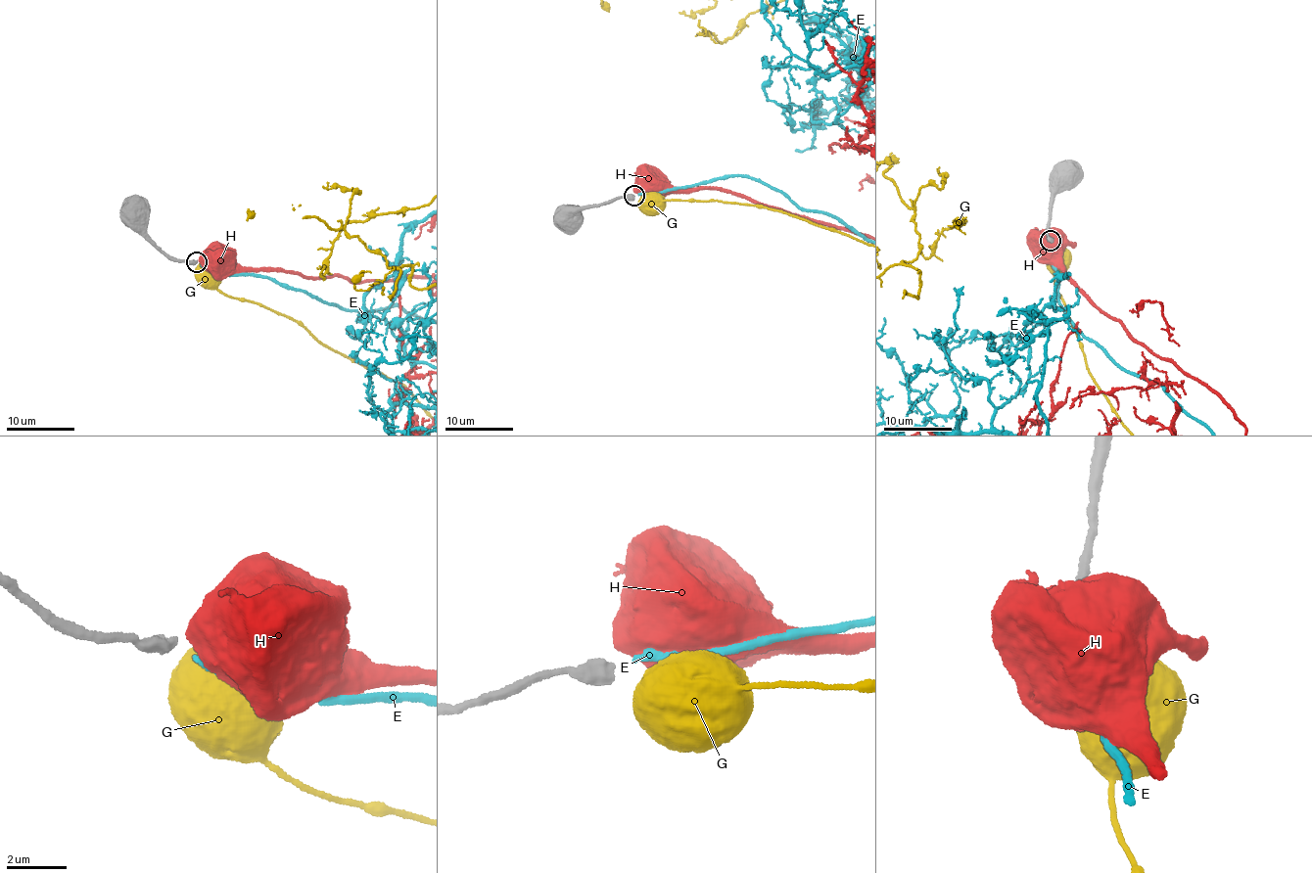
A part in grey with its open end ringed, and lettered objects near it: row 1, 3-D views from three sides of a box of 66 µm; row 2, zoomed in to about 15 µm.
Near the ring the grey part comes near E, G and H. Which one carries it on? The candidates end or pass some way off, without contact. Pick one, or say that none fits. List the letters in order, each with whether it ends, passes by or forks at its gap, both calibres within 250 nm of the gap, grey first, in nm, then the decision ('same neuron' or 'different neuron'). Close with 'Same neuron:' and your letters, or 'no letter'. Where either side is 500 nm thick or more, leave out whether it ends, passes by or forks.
E: it ends there; 480 nm thick on the grey side, 280 nm on the other; same neuron
G: 480 nm thick on the grey side, 950 nm on the other; different neuron
H: 480 nm thick on the grey side, 700 nm on the other; different neuron
Same neuron: E

